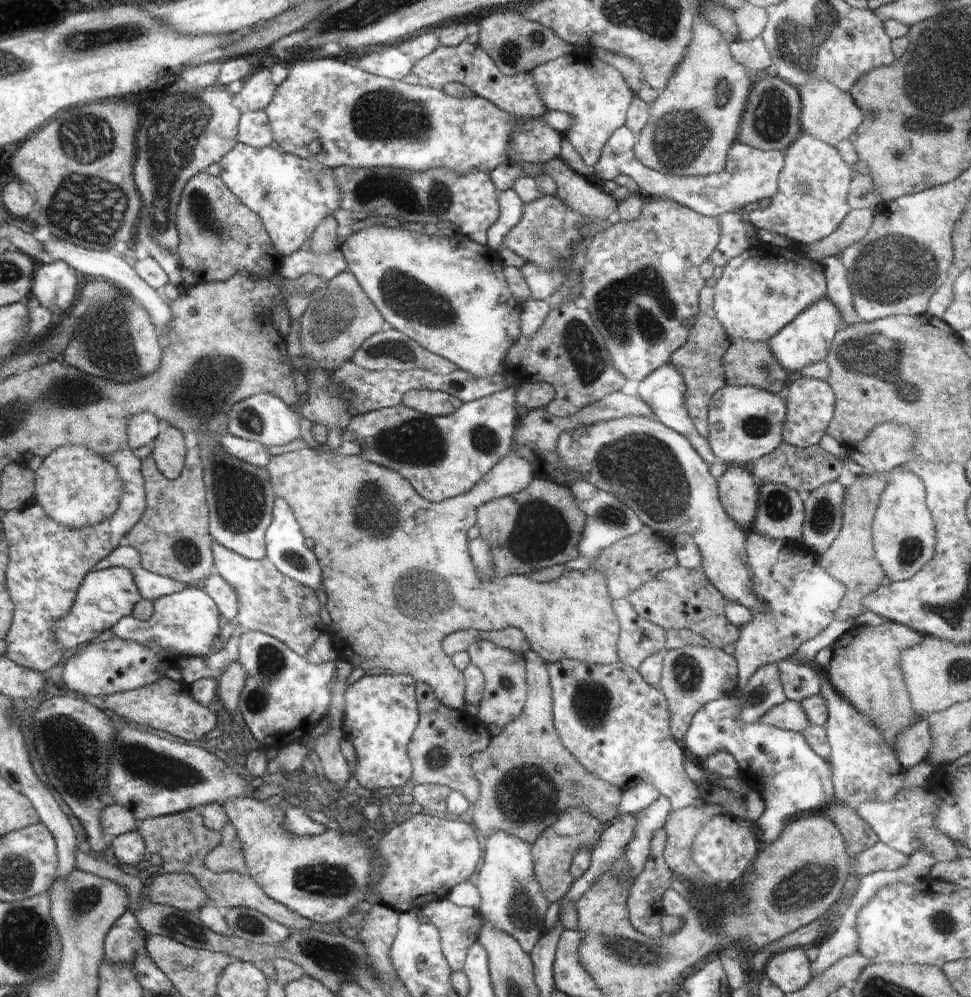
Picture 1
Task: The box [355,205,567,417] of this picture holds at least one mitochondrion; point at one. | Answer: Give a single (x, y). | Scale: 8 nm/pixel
(409, 297)

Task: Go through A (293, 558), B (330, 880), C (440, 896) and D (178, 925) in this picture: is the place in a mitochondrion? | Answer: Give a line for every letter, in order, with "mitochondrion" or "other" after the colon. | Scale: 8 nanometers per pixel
A: mitochondrion
B: mitochondrion
C: other
D: mitochondrion

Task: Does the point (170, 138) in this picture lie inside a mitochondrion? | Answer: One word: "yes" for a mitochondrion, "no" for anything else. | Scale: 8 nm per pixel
yes

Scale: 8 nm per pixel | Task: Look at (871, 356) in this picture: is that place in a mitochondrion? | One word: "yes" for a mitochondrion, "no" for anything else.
yes

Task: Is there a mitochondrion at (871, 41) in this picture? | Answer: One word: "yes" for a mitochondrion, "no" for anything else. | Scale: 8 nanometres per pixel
no

